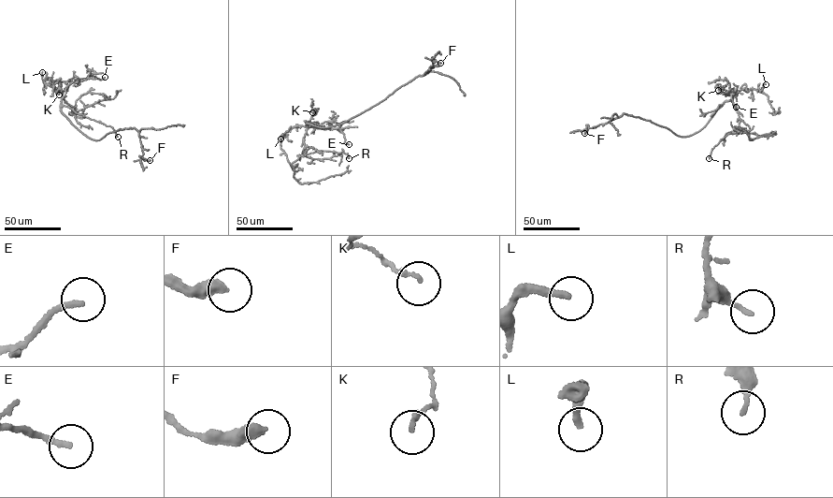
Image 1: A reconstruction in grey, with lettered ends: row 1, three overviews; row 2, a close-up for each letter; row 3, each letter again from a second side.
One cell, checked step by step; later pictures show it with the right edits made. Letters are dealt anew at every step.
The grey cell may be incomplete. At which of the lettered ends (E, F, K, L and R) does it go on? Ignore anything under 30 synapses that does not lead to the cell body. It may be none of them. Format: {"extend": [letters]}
{"extend": []}

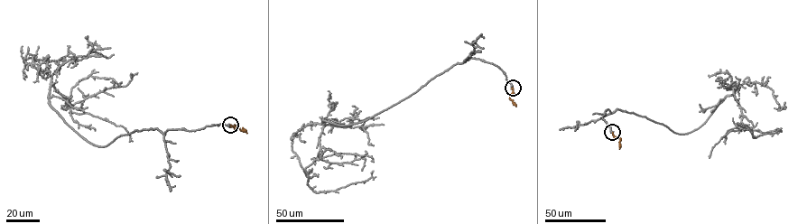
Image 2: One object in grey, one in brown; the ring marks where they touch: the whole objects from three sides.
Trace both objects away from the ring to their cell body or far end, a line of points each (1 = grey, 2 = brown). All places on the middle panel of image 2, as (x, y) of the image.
1: (513, 87), (471, 58), (366, 119), (322, 120), (310, 188), (335, 191), (371, 172)
2: (512, 88), (509, 98), (516, 107)

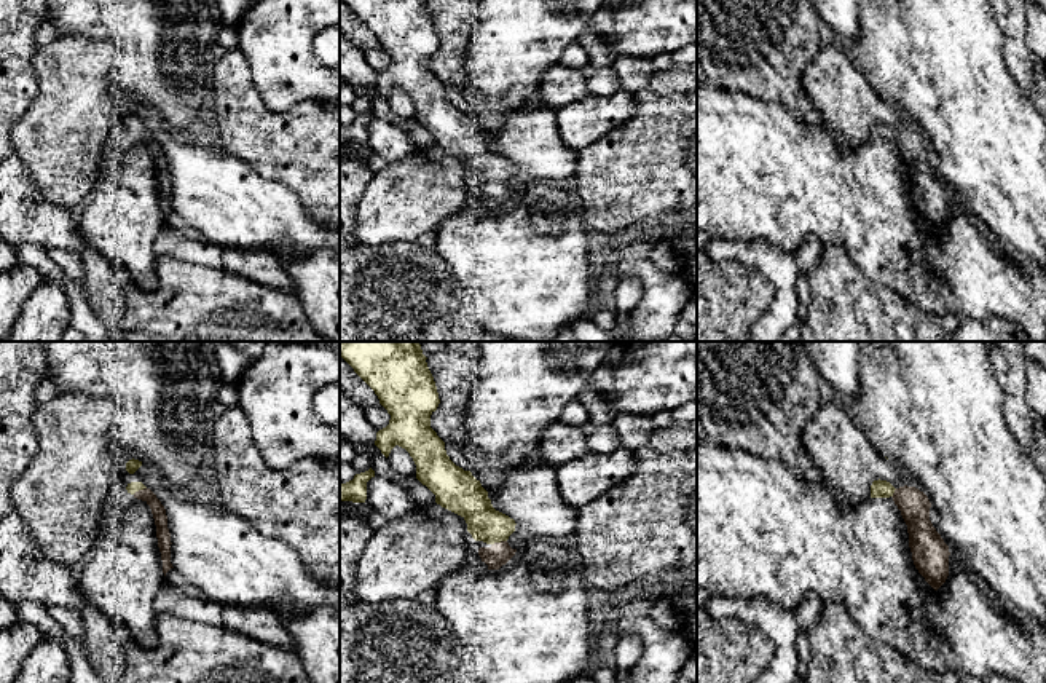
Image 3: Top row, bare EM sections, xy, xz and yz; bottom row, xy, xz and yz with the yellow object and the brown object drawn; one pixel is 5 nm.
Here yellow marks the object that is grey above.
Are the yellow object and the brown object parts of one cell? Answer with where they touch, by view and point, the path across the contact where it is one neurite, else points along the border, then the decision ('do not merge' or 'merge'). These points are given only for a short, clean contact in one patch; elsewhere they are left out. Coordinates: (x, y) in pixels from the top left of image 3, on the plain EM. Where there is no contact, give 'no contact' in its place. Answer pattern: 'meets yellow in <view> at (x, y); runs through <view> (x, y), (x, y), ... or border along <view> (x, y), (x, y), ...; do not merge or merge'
meets yellow in xz at (498, 184); runs through xz (471, 142), (498, 184), (496, 198); merge

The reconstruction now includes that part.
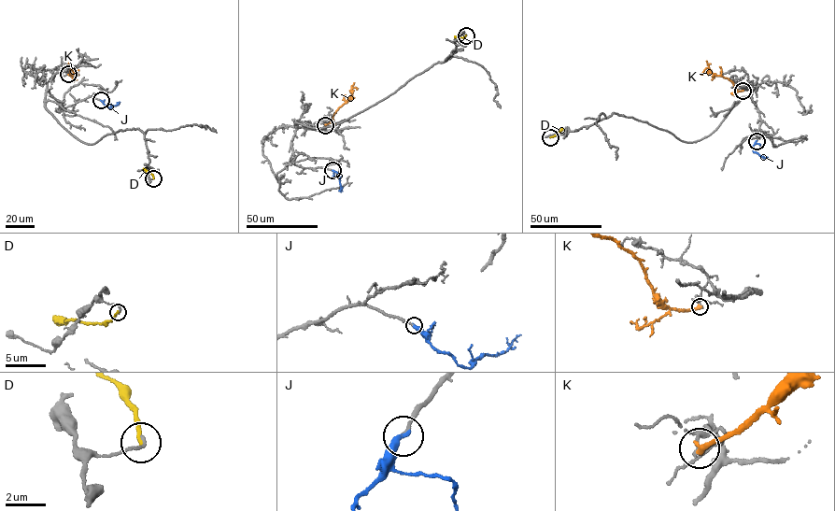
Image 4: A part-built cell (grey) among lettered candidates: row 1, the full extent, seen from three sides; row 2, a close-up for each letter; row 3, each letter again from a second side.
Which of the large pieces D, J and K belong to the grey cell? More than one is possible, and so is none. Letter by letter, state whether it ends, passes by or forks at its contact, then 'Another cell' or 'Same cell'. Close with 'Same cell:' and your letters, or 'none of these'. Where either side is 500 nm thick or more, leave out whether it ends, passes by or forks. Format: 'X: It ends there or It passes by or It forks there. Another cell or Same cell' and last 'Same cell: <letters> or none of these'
D: It ends there. Another cell
J: It ends there. Same cell
K: It ends there. Another cell
Same cell: J

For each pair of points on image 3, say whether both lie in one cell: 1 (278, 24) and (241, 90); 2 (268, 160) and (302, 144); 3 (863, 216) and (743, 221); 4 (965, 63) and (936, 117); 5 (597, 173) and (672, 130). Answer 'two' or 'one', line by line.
1: two
2: one
3: one
4: one
5: one

